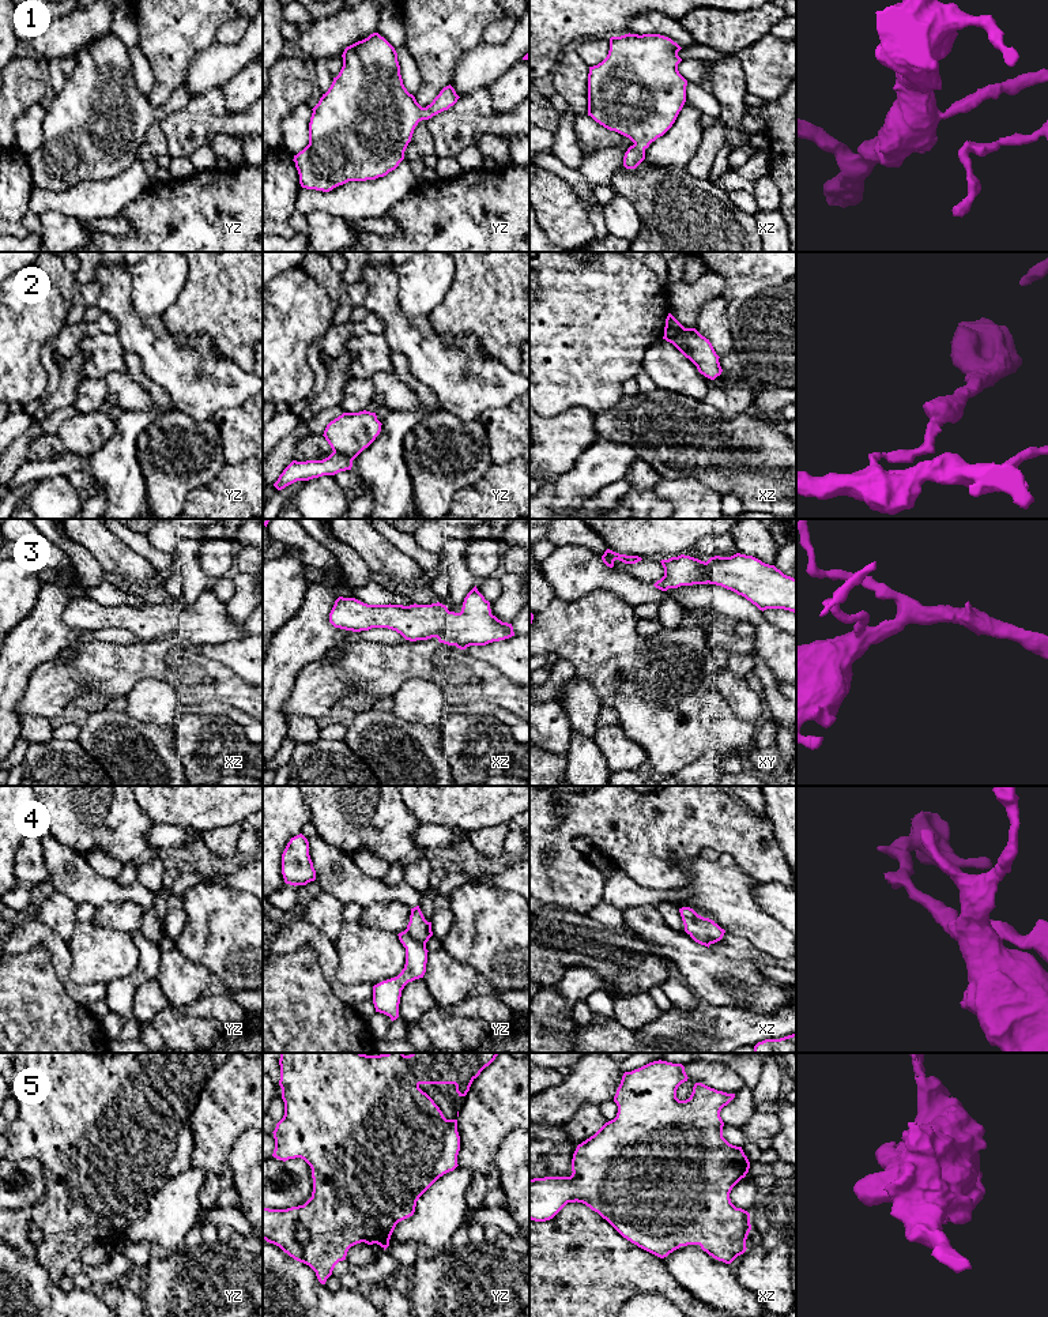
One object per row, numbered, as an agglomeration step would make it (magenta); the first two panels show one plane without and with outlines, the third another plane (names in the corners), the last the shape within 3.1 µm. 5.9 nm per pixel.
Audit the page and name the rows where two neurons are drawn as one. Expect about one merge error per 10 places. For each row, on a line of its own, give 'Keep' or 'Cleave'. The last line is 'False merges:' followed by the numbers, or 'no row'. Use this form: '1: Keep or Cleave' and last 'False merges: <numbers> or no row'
1: Keep
2: Cleave
3: Keep
4: Keep
5: Keep
False merges: 2

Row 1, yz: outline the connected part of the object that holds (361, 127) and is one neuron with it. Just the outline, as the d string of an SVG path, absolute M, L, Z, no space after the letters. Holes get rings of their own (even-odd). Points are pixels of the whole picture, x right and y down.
M378 33L347 46L342 57L343 67L339 75L333 78L328 91L312 109L309 144L293 159L299 174L299 184L306 189L329 192L348 181L376 180L387 176L404 159L404 151L418 123L448 110L460 98L449 84L440 91L430 105L422 108L403 84L395 48Z

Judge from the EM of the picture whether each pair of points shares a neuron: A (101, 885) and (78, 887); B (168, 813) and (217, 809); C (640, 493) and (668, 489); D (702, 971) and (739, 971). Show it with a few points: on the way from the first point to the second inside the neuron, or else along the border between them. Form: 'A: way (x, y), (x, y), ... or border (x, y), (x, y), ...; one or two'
A: way (95, 887), (83, 887); one
B: way (180, 809), (204, 809); one
C: border (660, 477), (655, 492), (671, 504); two
D: way (712, 971), (730, 971); one

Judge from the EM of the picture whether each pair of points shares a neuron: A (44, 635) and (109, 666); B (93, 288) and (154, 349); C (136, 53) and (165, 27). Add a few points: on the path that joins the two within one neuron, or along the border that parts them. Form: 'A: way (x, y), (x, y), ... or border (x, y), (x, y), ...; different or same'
A: border (56, 657), (44, 662), (30, 676); different
B: border (94, 279), (101, 289), (95, 304); different
C: border (138, 42), (149, 63), (153, 79); different

